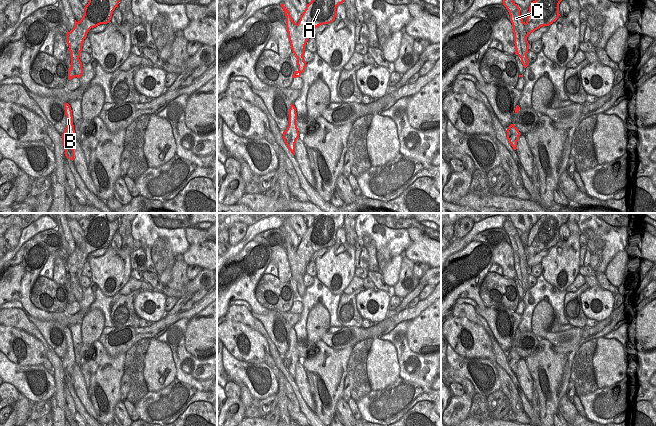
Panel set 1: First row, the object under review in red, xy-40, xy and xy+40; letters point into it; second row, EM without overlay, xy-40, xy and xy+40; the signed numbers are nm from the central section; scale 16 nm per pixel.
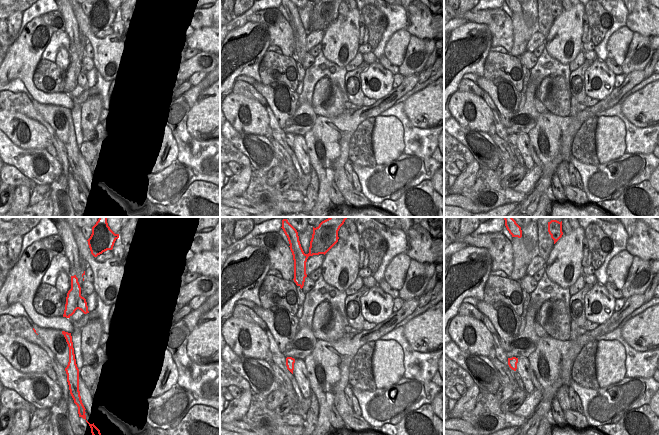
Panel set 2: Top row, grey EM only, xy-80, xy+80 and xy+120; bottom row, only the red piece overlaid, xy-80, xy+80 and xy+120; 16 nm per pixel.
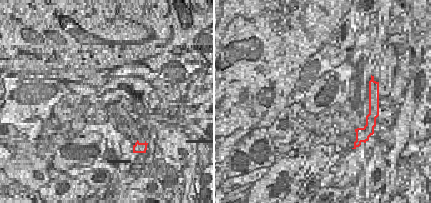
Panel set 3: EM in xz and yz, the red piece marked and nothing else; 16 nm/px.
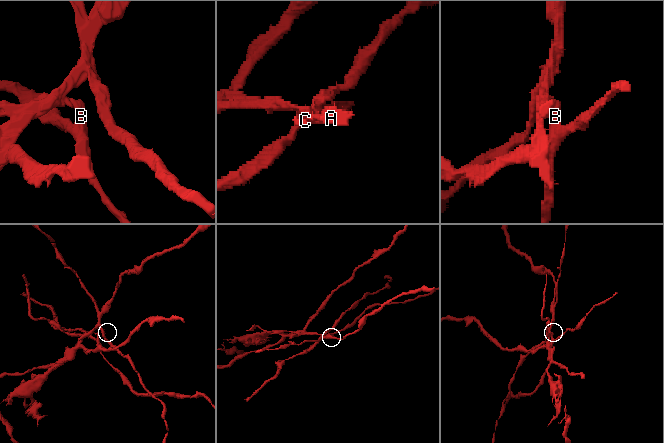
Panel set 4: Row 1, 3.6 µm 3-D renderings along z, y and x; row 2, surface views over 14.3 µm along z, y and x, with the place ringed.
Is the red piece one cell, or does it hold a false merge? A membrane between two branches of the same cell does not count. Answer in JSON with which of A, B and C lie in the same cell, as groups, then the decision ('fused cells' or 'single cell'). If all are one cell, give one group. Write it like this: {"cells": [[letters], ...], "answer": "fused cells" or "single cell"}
{"cells": [["A", "B"], ["C"]], "answer": "fused cells"}

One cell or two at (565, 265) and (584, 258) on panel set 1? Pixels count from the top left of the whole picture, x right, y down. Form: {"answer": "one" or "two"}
{"answer": "two"}

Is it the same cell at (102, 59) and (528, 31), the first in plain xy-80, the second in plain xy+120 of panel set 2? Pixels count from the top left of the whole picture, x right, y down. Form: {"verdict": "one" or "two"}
{"verdict": "two"}

